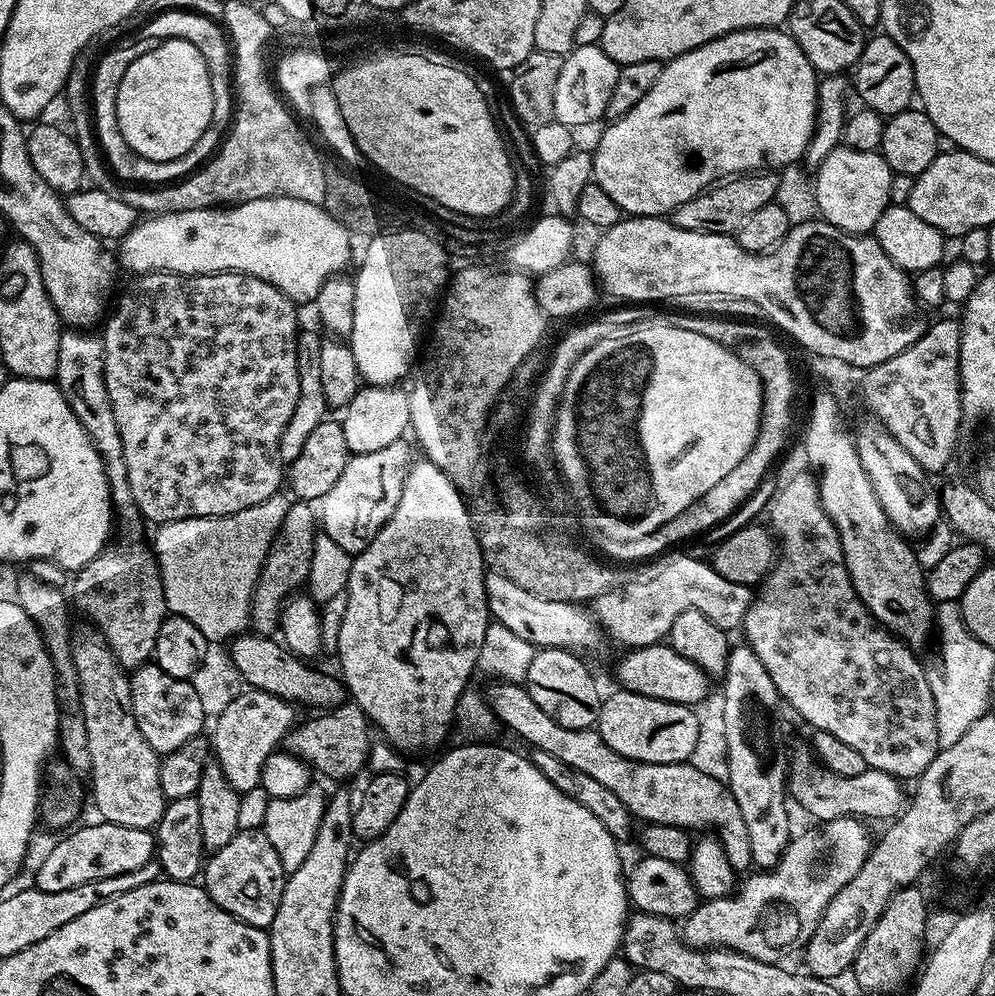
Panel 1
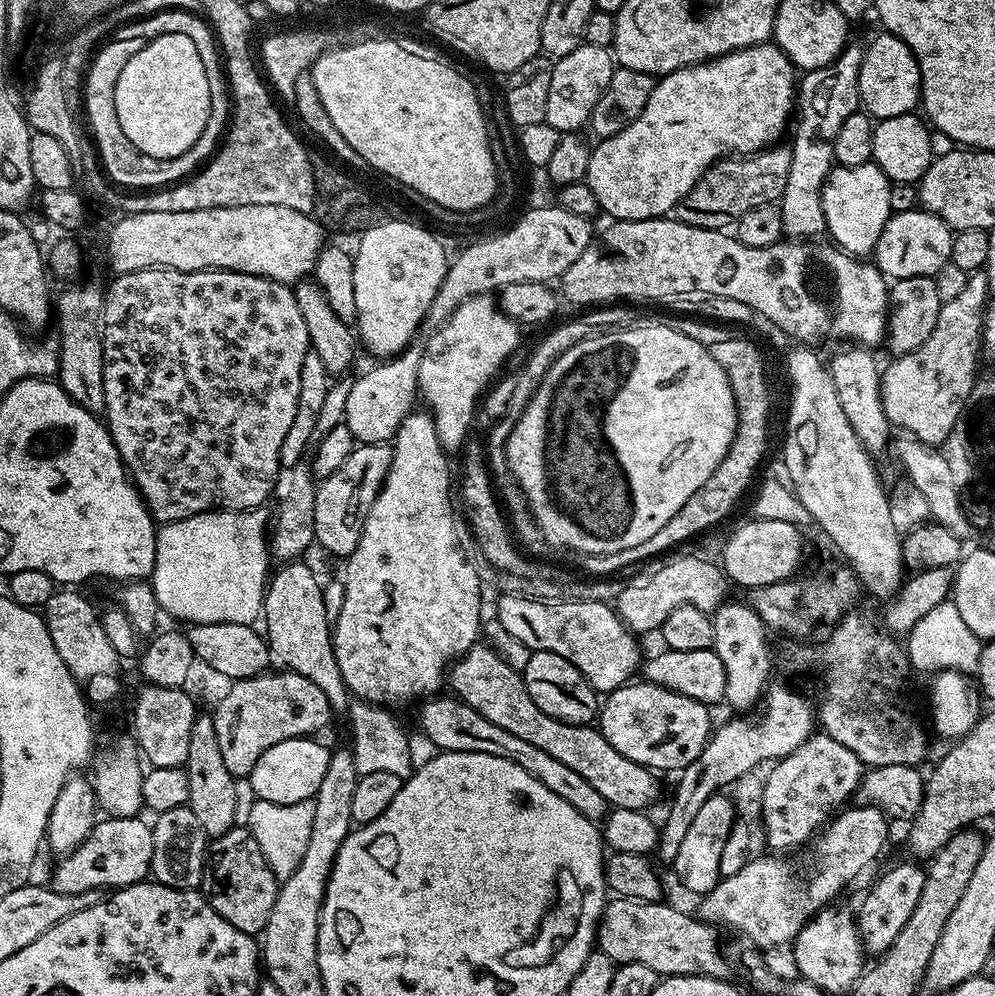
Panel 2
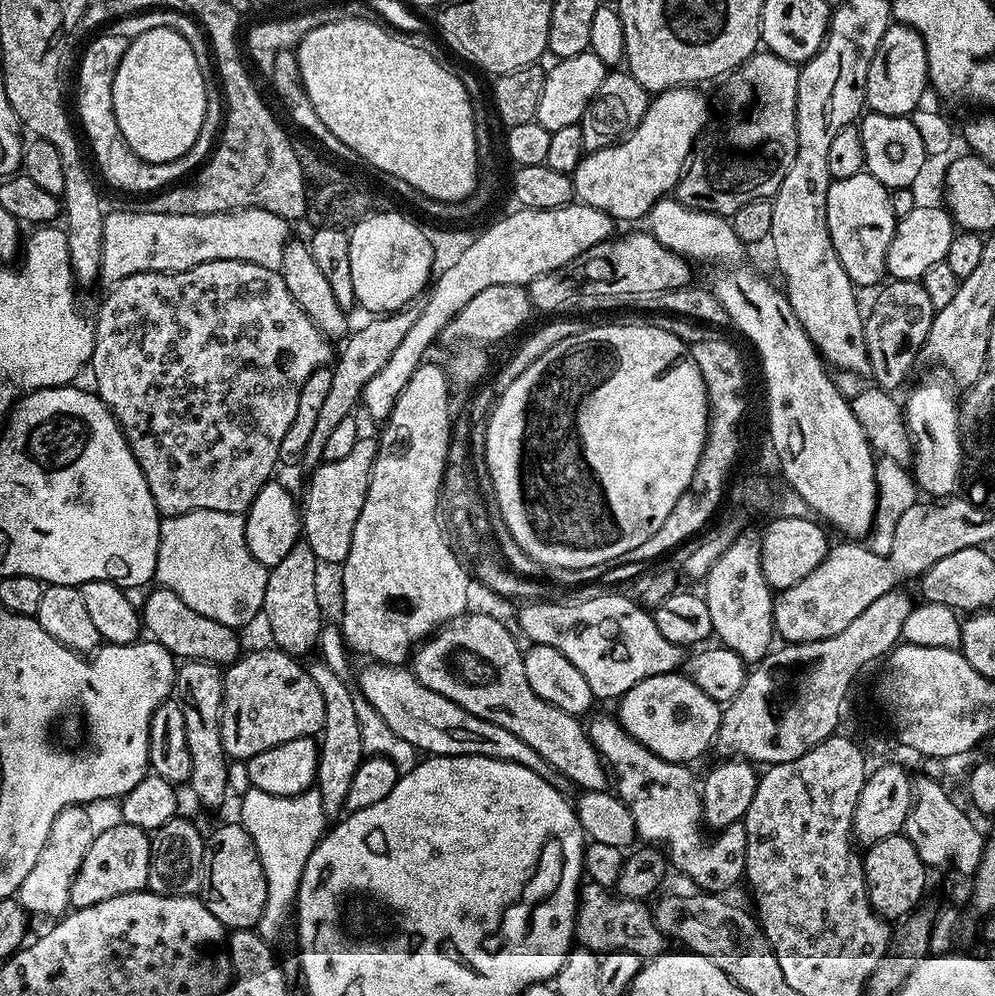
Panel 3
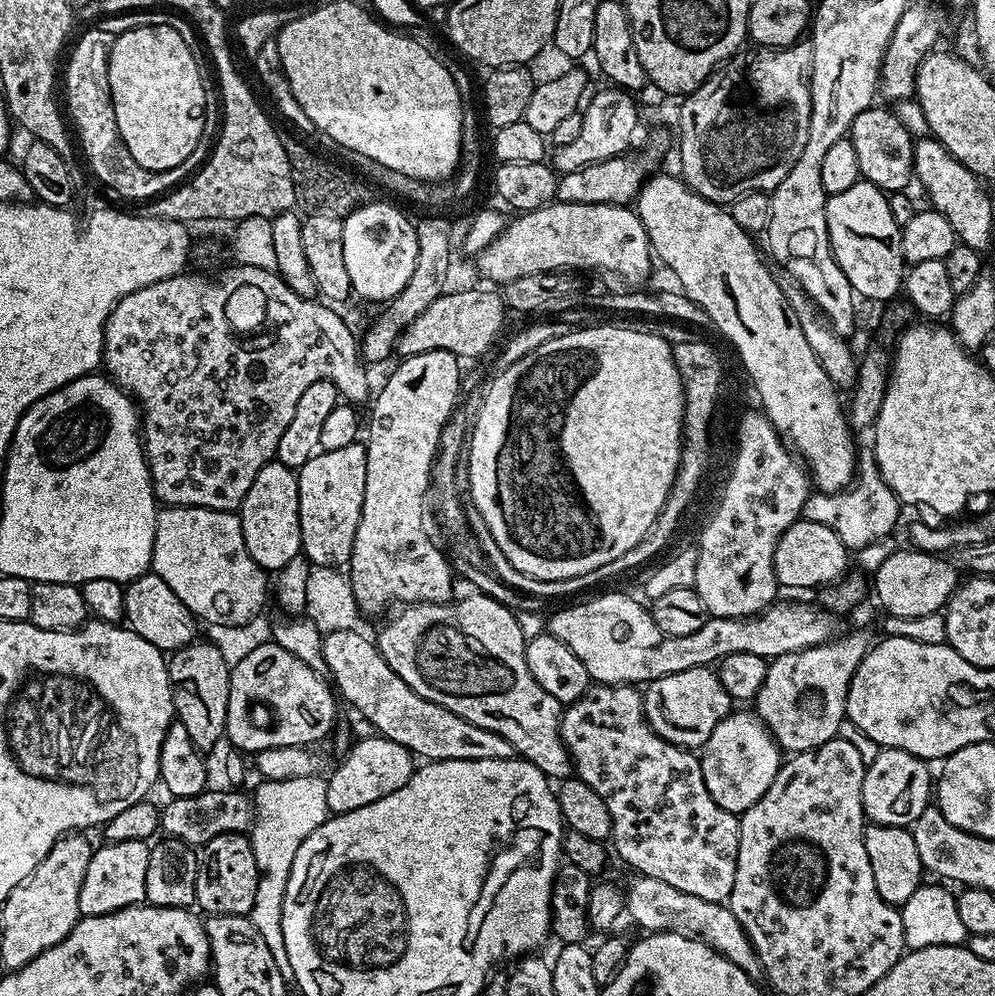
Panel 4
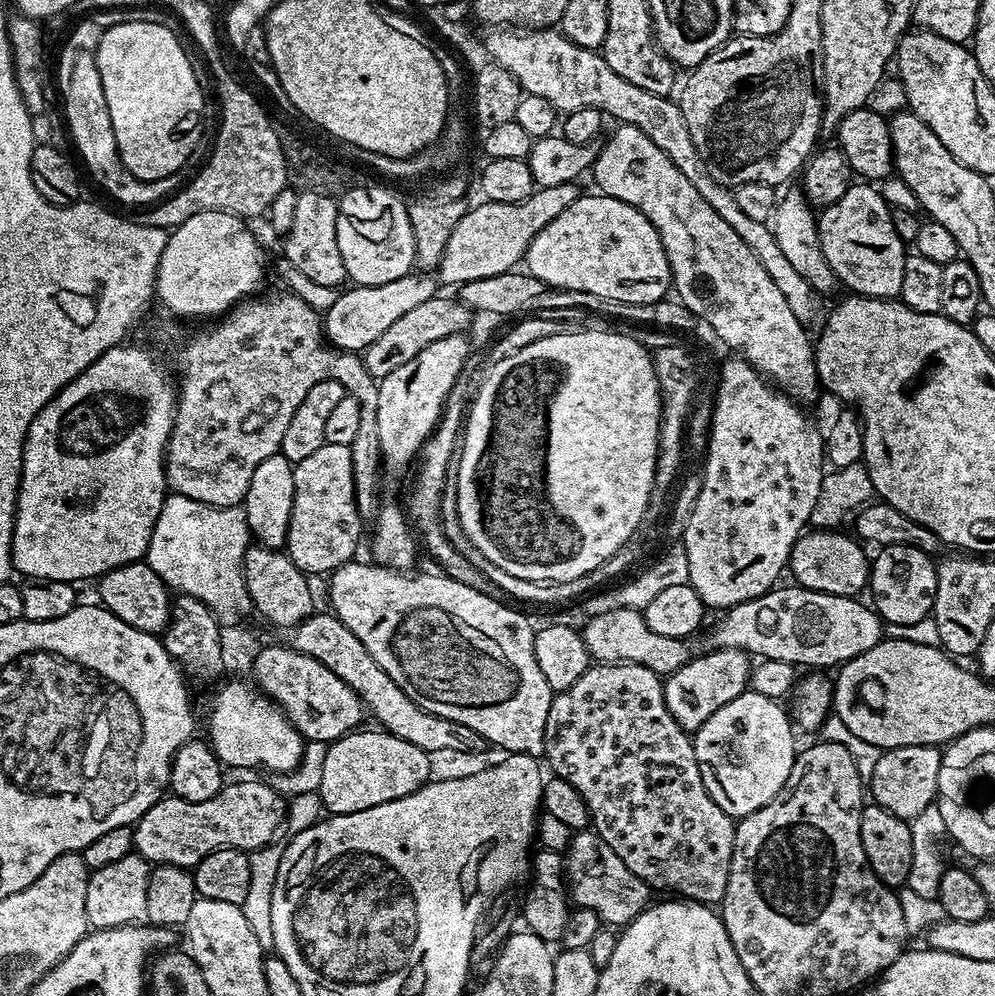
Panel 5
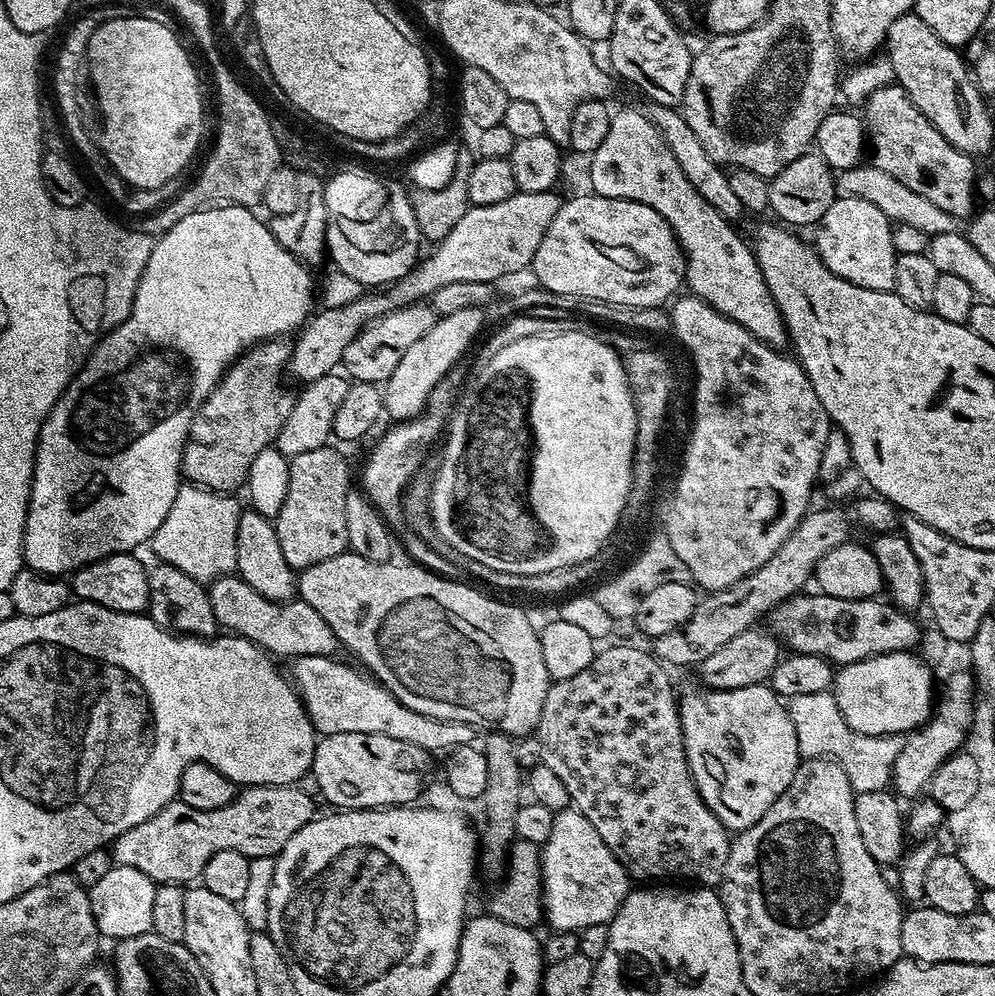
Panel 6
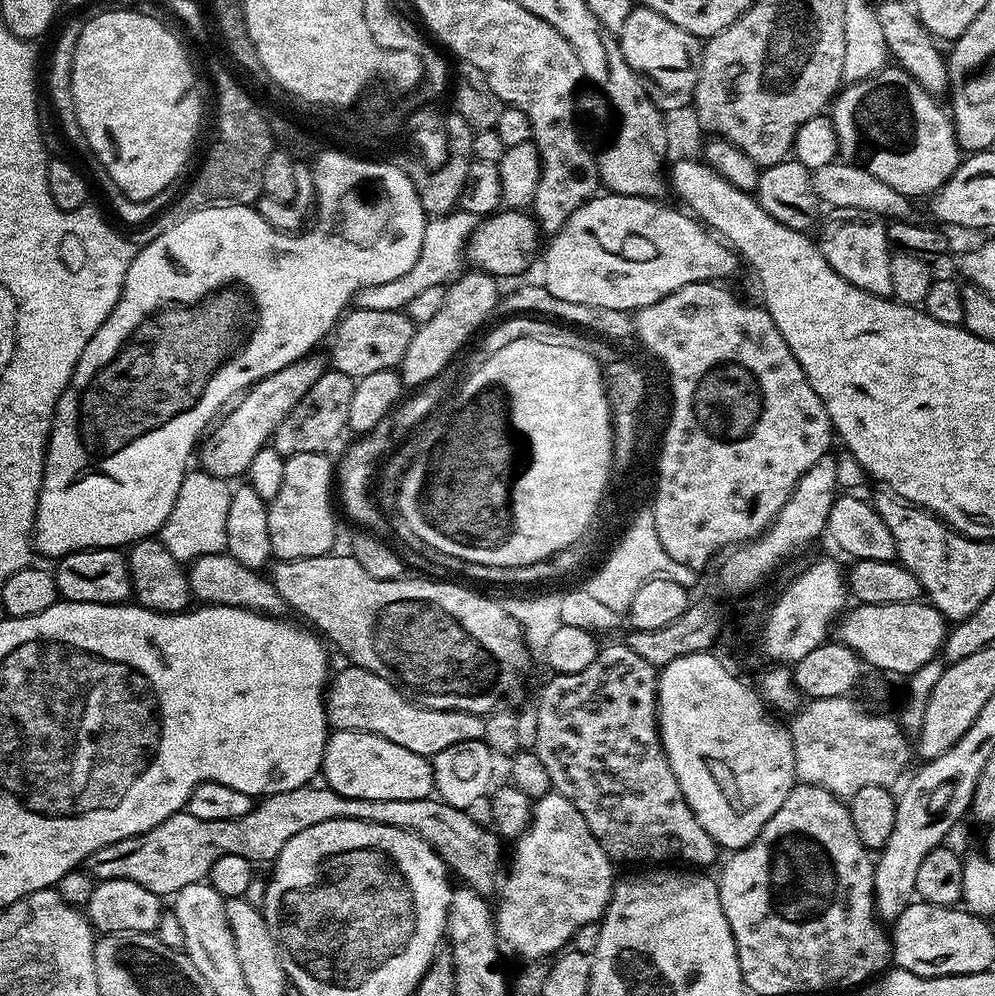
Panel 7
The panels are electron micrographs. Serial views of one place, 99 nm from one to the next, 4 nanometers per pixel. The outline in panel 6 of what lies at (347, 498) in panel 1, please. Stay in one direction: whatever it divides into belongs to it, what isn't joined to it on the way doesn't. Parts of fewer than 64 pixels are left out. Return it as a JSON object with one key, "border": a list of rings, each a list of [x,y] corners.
{"border":[[[325,446],[318,450],[309,450],[306,454],[298,454],[289,459],[289,485],[286,500],[274,517],[278,542],[282,545],[282,555],[286,562],[297,570],[314,566],[318,562],[326,562],[326,558],[334,558],[338,554],[349,551],[346,538],[346,494],[353,483],[352,472],[348,469],[348,460],[333,446]]]}

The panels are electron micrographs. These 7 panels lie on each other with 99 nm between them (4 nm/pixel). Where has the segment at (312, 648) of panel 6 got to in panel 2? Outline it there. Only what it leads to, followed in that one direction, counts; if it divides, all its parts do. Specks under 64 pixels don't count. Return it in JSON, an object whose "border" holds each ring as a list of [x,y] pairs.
{"border":[[[444,695],[425,699],[420,708],[420,728],[430,743],[437,744],[440,752],[477,752],[504,758],[509,764],[522,766],[522,770],[538,781],[549,796],[562,798],[562,802],[572,807],[581,818],[589,822],[603,821],[606,815],[604,799],[602,794],[598,794],[598,790],[594,790],[594,786],[590,786],[590,782],[586,782],[586,778],[581,778],[574,770],[570,770],[570,766],[558,762],[558,758],[546,754],[546,750],[538,750],[538,746],[517,738],[515,734],[510,734],[510,730],[502,730],[502,726],[486,722],[486,718],[478,714],[478,710],[462,703],[459,698]]]}

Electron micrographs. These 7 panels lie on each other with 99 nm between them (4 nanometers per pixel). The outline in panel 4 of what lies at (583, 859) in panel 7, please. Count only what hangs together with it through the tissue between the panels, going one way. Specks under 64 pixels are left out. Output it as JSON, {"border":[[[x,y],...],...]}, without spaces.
{"border":[[[637,875],[636,881],[626,888],[626,916],[633,920],[645,933],[673,932],[689,936],[692,940],[700,940],[709,944],[715,952],[726,957],[731,964],[736,964],[749,974],[757,971],[756,954],[752,951],[752,943],[742,930],[742,926],[727,903],[715,904],[702,898],[694,898],[682,890],[674,890],[674,886],[666,882],[658,882],[658,878]]]}

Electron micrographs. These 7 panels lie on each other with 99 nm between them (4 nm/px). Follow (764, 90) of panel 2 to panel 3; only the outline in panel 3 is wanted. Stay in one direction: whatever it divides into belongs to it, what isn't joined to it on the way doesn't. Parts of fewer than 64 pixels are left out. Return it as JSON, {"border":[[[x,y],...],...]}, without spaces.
{"border":[[[695,87],[668,88],[664,92],[655,93],[648,101],[648,109],[642,122],[638,122],[636,129],[622,143],[610,146],[606,150],[587,153],[580,165],[571,172],[575,199],[579,203],[589,204],[594,210],[602,210],[616,222],[620,220],[643,221],[652,211],[653,206],[675,189],[701,139],[700,131],[704,127],[707,129],[709,127],[707,124],[708,100]]]}

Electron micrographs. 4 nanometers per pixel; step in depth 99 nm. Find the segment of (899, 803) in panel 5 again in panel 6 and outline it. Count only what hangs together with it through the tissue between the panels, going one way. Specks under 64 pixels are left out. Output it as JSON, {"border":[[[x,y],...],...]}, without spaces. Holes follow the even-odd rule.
{"border":[[[971,671],[956,672],[944,684],[944,689],[938,692],[938,707],[931,720],[905,739],[902,754],[898,754],[898,762],[894,762],[891,787],[901,797],[916,796],[920,791],[931,785],[936,772],[944,761],[953,753],[959,752],[971,728],[974,697],[978,688],[974,683]],[[897,788],[897,789],[896,789]],[[900,792],[901,793],[900,793]],[[904,795],[904,796],[903,796]]]}

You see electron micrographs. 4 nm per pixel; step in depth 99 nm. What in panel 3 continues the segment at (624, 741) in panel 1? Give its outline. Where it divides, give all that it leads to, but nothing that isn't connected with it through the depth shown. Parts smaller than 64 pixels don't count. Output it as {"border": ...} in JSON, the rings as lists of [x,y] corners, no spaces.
{"border":[[[679,671],[658,674],[638,682],[624,696],[619,697],[620,725],[631,734],[646,750],[658,754],[658,758],[675,764],[691,765],[709,747],[713,747],[720,732],[721,705],[710,698],[686,674]]]}

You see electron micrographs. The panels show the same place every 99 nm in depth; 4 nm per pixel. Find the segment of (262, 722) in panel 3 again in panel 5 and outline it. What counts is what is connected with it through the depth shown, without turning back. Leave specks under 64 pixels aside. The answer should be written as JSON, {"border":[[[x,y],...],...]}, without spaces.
{"border":[[[272,644],[269,648],[268,645],[261,647],[252,660],[250,676],[255,687],[284,711],[285,718],[298,729],[305,741],[341,740],[348,733],[357,731],[361,727],[360,719],[366,716],[358,694],[354,694],[354,690],[350,690],[334,670],[326,670],[322,662],[291,646],[279,648]]]}

